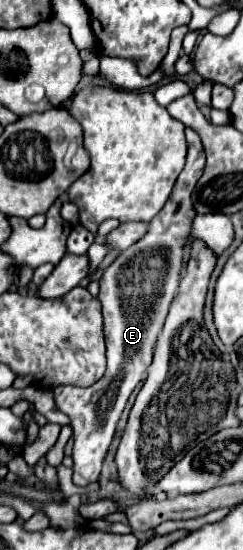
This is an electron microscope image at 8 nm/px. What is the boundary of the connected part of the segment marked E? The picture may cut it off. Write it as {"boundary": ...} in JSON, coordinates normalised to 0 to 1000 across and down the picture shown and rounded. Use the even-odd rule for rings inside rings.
{"boundary":[[[770,235],[770,296],[737,315],[712,347],[671,373],[663,387],[630,395],[613,416],[588,435],[506,456],[424,496],[407,507],[407,547],[424,555],[424,602],[440,624],[440,675],[432,682],[374,704],[300,704],[243,700],[218,704],[226,736],[292,758],[300,776],[300,878],[366,882],[399,875],[416,842],[440,827],[457,798],[473,791],[481,765],[506,751],[506,740],[572,700],[630,653],[630,620],[646,620],[646,605],[679,587],[679,569],[695,562],[695,547],[720,540],[737,522],[737,489],[745,489],[745,431],[778,424],[778,402],[794,402],[802,387],[786,376],[786,351],[811,322],[844,304],[844,278],[811,242]]]}

